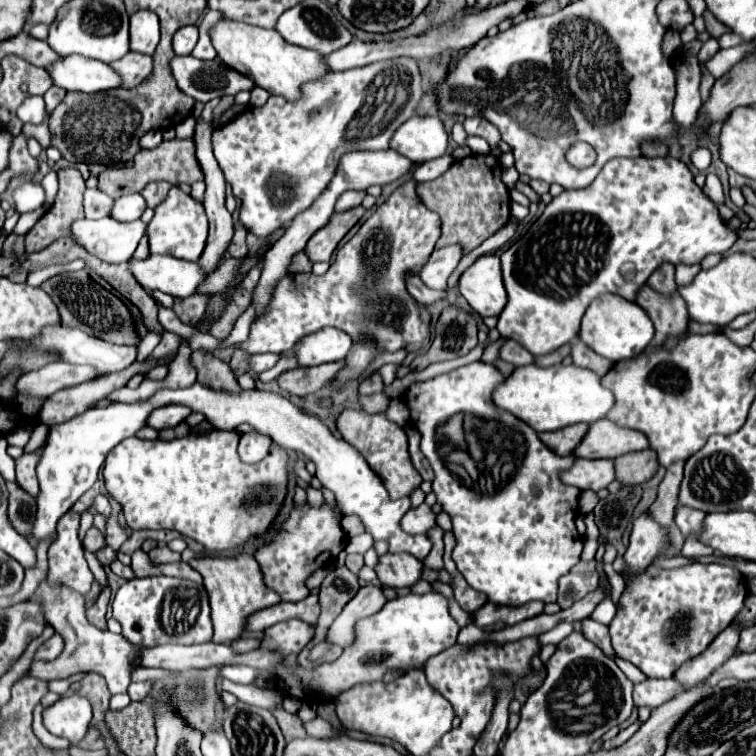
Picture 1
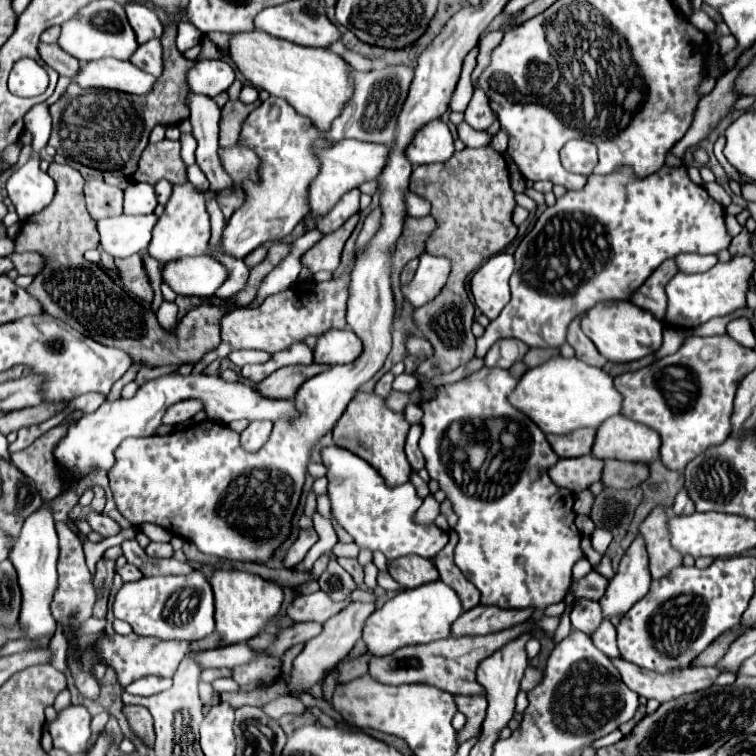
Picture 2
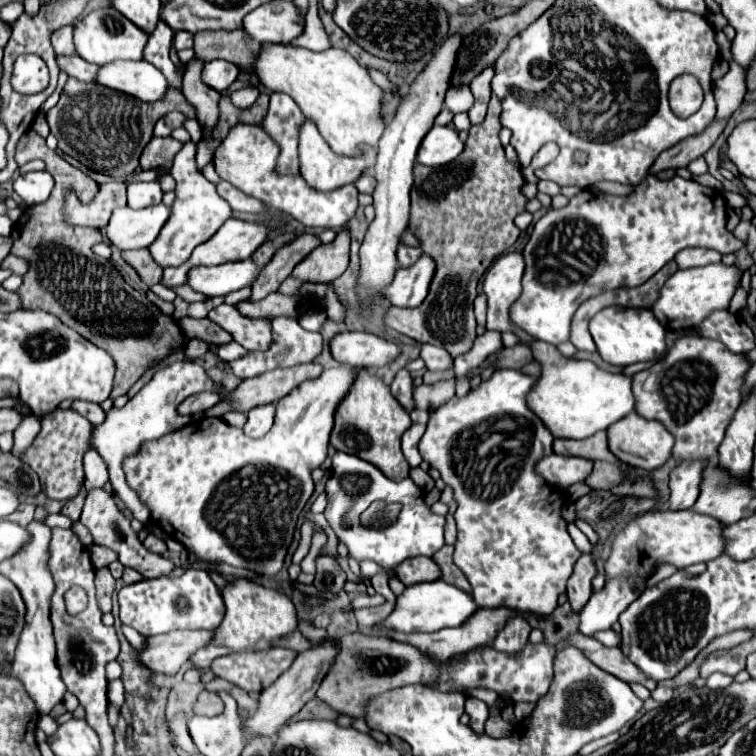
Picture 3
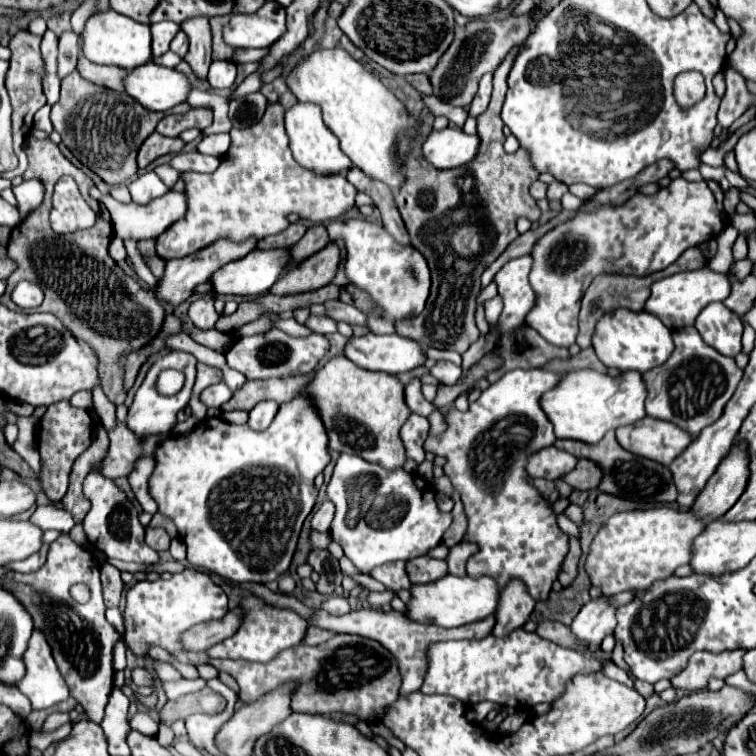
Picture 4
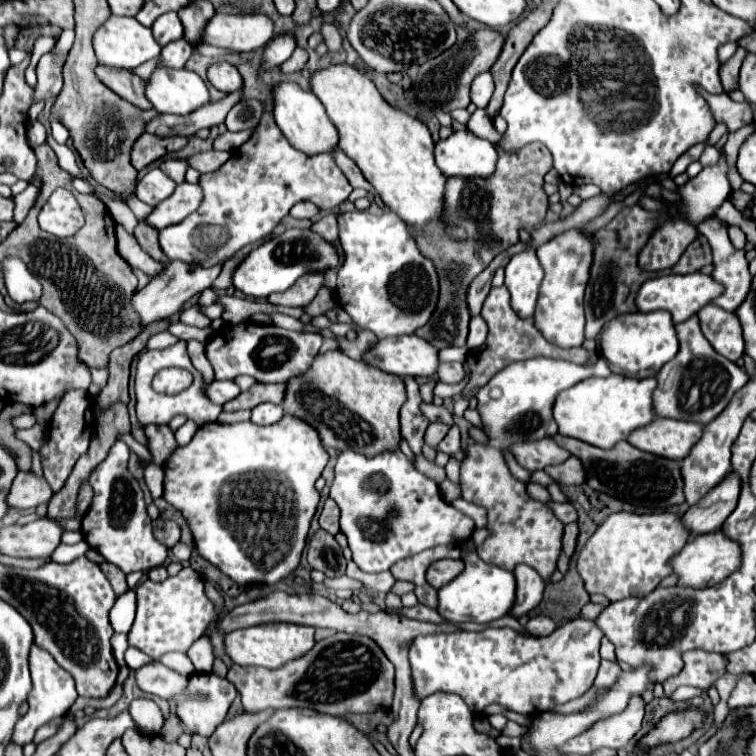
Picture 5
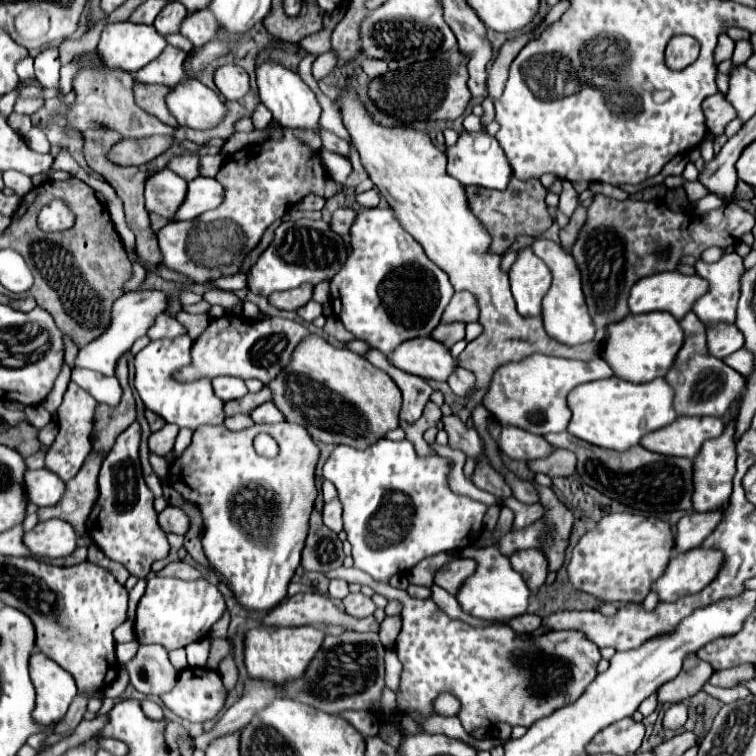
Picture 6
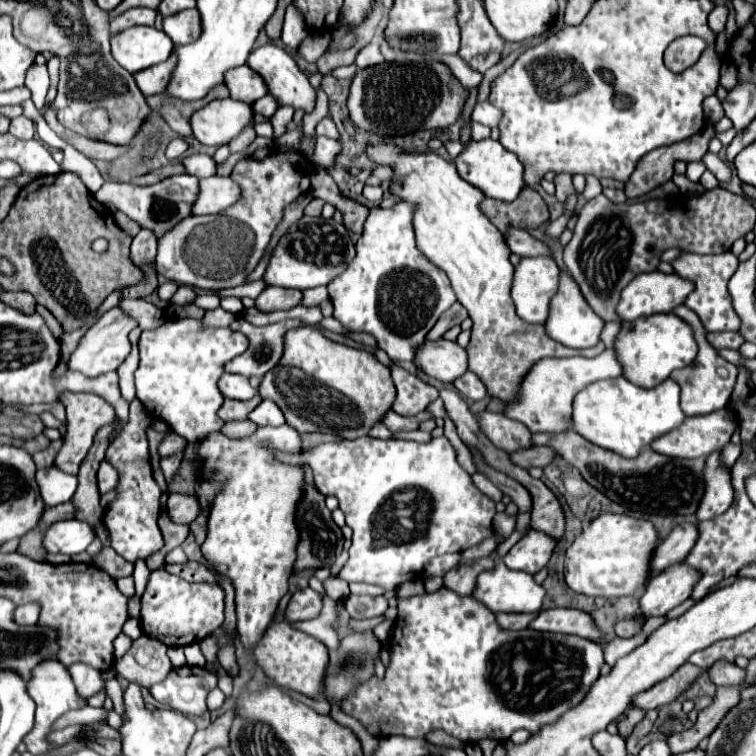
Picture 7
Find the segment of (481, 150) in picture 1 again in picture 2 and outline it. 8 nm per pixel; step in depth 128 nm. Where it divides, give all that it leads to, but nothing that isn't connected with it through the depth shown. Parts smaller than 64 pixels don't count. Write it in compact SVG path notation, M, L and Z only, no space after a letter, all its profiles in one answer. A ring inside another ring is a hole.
M462 122L462 124L458 126L458 138L460 138L460 140L464 142L464 146L468 146L468 148L480 148L480 146L484 146L484 144L490 142L488 132L478 132L478 130L474 130L474 128L468 128L466 122Z

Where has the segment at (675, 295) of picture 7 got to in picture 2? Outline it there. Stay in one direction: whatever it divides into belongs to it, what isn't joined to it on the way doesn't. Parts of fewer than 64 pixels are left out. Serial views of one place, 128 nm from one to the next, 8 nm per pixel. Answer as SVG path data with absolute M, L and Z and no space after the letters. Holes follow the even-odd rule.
M736 256L730 262L718 262L714 268L702 274L678 272L666 286L668 312L664 324L670 328L696 328L716 316L726 316L746 308L746 294L750 290L752 272L754 260L750 256Z

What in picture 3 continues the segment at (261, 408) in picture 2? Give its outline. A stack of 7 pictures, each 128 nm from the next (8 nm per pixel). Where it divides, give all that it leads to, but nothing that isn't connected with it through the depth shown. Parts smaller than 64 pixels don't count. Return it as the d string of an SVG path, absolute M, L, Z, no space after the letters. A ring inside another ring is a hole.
M176 360L164 368L160 368L152 380L136 394L132 396L122 408L110 408L106 412L106 420L98 426L92 426L92 440L90 440L90 448L96 450L100 456L104 456L104 462L108 464L108 474L110 474L110 484L114 488L114 492L118 494L120 500L124 500L124 504L132 510L134 518L144 522L150 522L150 510L140 502L140 498L136 496L136 492L126 484L124 480L124 472L122 472L122 460L126 454L134 454L142 442L146 440L156 440L162 438L164 434L170 434L182 426L189 423L189 417L184 417L176 412L176 406L196 394L196 392L204 392L204 390L212 390L216 388L216 392L222 392L222 386L216 384L214 380L208 378L208 374L204 372L204 368L198 362L186 362L186 360Z

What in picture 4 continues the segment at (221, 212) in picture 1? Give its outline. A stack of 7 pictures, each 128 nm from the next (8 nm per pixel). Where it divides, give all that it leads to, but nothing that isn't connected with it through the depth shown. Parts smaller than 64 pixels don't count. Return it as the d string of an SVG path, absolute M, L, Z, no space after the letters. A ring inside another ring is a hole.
M194 18L182 24L182 30L190 38L190 50L184 60L190 64L194 76L198 80L206 80L208 66L212 62L212 32L208 26L208 18Z

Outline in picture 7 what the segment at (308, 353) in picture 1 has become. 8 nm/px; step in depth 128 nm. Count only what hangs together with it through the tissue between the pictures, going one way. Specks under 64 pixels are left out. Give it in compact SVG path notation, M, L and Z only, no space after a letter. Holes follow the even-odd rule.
M426 340L416 348L414 366L440 382L454 382L468 370L466 350L450 340Z

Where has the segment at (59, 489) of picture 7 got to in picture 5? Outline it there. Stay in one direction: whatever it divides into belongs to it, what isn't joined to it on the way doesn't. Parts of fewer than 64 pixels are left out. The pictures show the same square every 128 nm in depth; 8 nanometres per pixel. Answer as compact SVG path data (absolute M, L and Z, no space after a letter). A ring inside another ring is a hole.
M18 472L8 492L8 508L36 508L40 502L48 502L52 490L44 478L32 476L32 472Z

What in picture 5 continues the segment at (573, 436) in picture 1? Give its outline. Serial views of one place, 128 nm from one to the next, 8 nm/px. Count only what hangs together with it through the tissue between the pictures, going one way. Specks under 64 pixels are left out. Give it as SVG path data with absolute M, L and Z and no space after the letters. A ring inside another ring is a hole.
M562 434L554 436L556 444L566 448L572 456L580 458L586 474L588 474L588 486L610 494L618 500L624 500L628 504L634 506L644 506L648 510L664 510L666 506L676 506L684 502L684 494L682 494L682 476L680 476L680 462L668 460L668 458L660 458L648 452L642 452L638 448L634 448L632 444L628 444L626 440L620 440L620 444L612 446L610 450L602 450L596 448L592 444L586 444L582 440L576 438L568 438Z

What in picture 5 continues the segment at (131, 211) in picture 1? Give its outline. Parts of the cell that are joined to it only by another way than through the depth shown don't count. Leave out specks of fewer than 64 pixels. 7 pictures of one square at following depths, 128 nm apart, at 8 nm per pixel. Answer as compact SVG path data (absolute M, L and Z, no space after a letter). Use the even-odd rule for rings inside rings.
M152 168L136 186L136 198L156 206L160 200L168 198L176 188L176 182L170 180L160 168Z

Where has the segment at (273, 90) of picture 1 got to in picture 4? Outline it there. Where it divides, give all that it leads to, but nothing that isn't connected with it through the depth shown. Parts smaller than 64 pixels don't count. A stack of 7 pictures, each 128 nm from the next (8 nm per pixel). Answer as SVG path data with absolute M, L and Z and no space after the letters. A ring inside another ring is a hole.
M314 50L284 76L284 82L298 102L312 102L320 106L324 124L340 140L342 152L354 166L390 188L400 188L406 182L404 164L394 156L394 144L398 132L408 132L410 128L408 110L346 50Z

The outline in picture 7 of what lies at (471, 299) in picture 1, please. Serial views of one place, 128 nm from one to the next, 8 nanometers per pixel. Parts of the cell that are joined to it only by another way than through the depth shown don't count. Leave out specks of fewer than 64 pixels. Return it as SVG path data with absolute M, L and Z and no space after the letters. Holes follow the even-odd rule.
M536 256L522 258L514 272L512 300L516 312L526 322L546 322L548 304L558 290L560 270L554 260Z

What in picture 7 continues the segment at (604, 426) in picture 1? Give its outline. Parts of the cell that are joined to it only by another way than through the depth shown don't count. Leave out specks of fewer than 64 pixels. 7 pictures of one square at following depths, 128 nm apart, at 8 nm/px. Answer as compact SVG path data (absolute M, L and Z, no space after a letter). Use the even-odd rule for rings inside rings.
M722 408L704 416L692 416L686 418L684 424L680 428L676 428L676 432L668 432L668 436L660 436L660 440L654 440L650 444L650 448L654 452L660 452L664 456L672 456L672 458L700 458L700 456L708 456L714 450L722 450L728 442L730 436L736 428L736 416L734 412Z

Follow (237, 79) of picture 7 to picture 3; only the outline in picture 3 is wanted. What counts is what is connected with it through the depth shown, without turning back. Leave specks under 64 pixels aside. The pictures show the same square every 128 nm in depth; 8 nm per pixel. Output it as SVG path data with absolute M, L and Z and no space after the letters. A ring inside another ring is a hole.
M212 60L204 64L202 72L204 84L214 88L216 92L224 92L236 80L236 76L238 76L238 66L226 60Z

